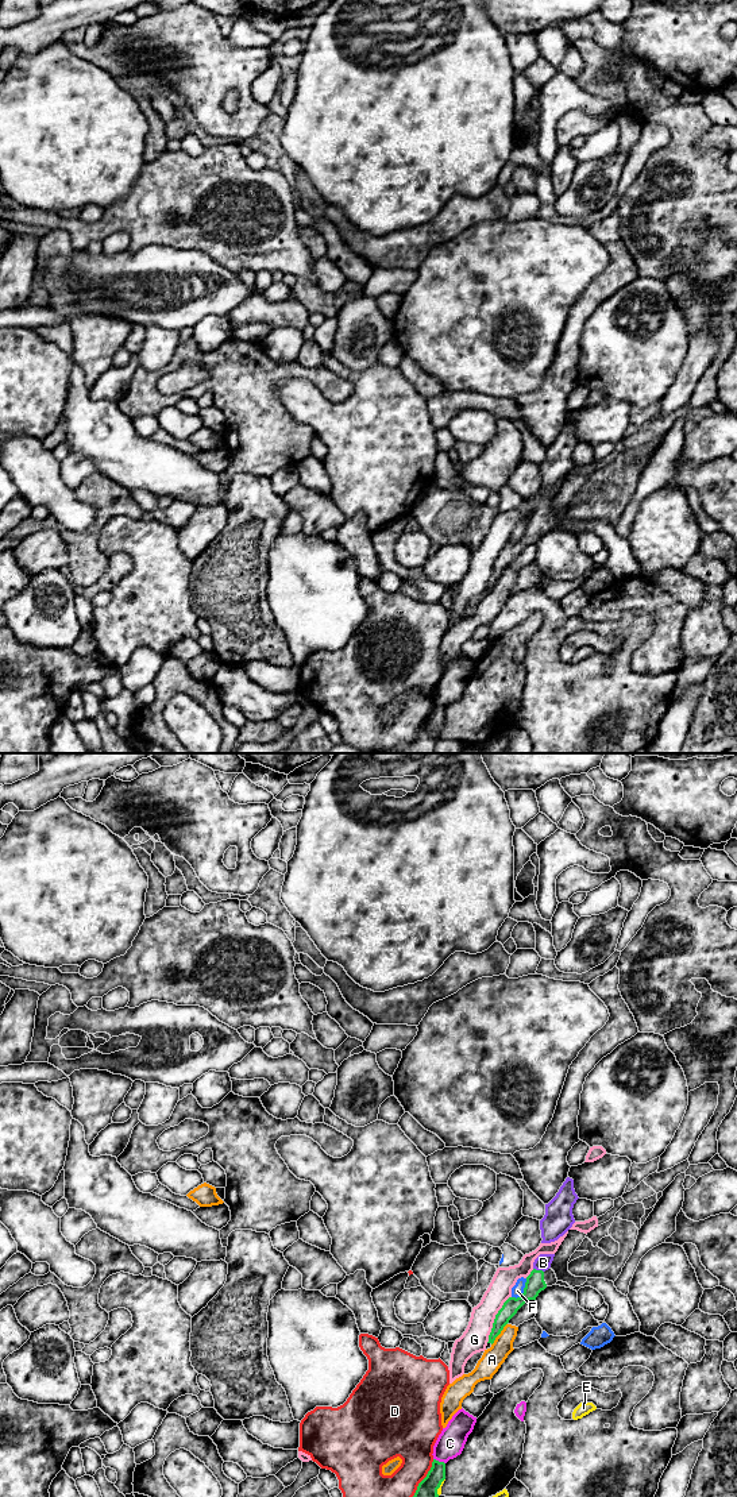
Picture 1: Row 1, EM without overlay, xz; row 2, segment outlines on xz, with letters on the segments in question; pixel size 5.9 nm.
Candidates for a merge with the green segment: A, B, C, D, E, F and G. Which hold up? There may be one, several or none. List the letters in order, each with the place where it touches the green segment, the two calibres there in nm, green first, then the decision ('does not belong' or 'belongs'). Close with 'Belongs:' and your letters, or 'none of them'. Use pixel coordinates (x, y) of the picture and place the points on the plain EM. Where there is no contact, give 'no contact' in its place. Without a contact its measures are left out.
A: xz (500, 577) | 90/130 nm | does not belong
B: xz (539, 514) | 110/100 nm | belongs
C: xz (438, 705) | 140/160 nm | does not belong
D: xz (416, 735) | 170/240 nm | does not belong
E: xz (439, 730) | 170/30 nm | does not belong
F: xz (524, 536) | 110/70 nm | does not belong
G: xz (494, 563) | 90/160 nm | does not belong
Belongs: B

